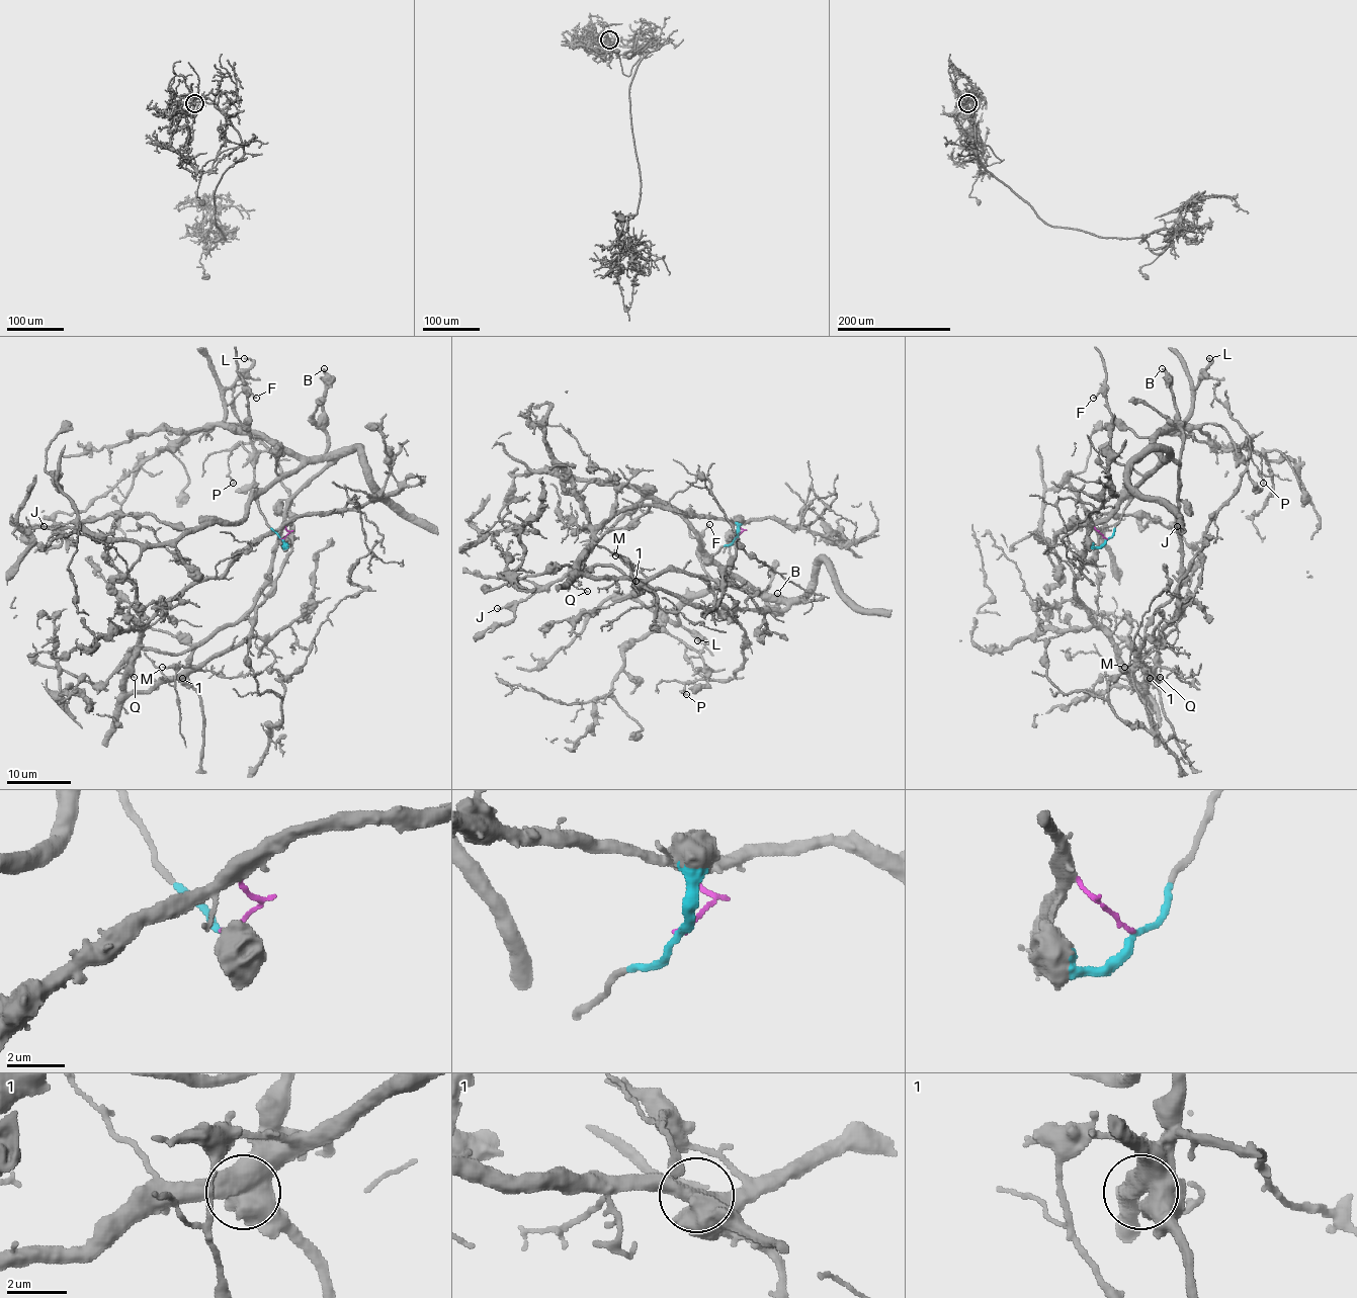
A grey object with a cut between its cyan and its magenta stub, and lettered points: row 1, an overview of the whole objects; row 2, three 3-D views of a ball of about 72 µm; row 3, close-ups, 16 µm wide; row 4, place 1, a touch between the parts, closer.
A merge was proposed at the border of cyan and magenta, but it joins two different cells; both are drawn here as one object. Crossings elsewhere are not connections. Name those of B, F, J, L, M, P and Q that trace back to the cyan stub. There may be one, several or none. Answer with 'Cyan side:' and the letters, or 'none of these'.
Cyan side: B, F, J, L

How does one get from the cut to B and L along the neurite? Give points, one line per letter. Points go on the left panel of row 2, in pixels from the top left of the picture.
B: (282, 538), (266, 522), (258, 498), (274, 484), (297, 473), (310, 462), (334, 460), (327, 457), (324, 369)
L: (282, 538), (258, 498), (300, 460), (226, 424), (224, 392), (251, 364), (243, 357)

